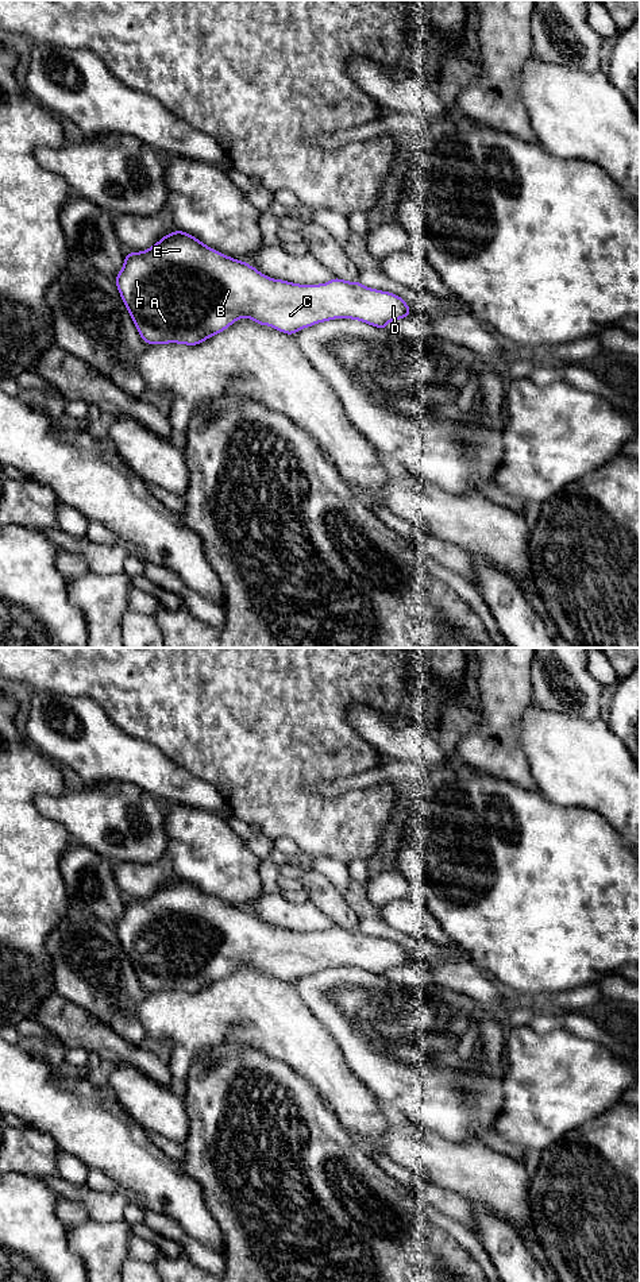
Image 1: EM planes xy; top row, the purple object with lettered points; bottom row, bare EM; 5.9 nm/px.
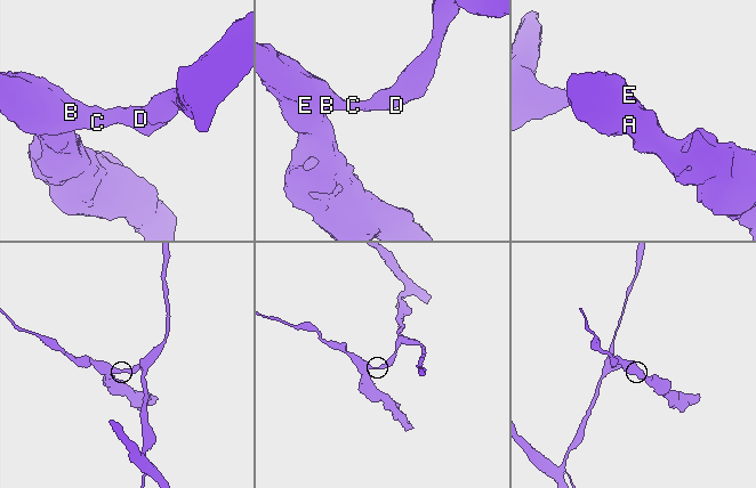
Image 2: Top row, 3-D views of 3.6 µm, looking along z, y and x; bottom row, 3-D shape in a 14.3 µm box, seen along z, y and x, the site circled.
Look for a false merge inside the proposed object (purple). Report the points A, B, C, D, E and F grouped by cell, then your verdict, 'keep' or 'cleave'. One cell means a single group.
A B C D E F | keep

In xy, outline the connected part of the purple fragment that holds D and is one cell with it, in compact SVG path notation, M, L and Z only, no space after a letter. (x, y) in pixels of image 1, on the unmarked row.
M180 877L163 884L143 900L126 901L123 916L115 927L123 950L146 992L180 991L197 993L208 985L223 980L244 962L259 973L271 973L277 978L294 982L300 977L332 966L354 966L385 977L389 969L404 966L413 961L397 942L366 935L358 928L347 930L334 926L324 932L297 932L271 927L246 910L223 903Z

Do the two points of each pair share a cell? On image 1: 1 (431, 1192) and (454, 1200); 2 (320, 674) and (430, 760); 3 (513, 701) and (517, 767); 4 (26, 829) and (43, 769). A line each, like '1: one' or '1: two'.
1: one
2: two
3: one
4: one

